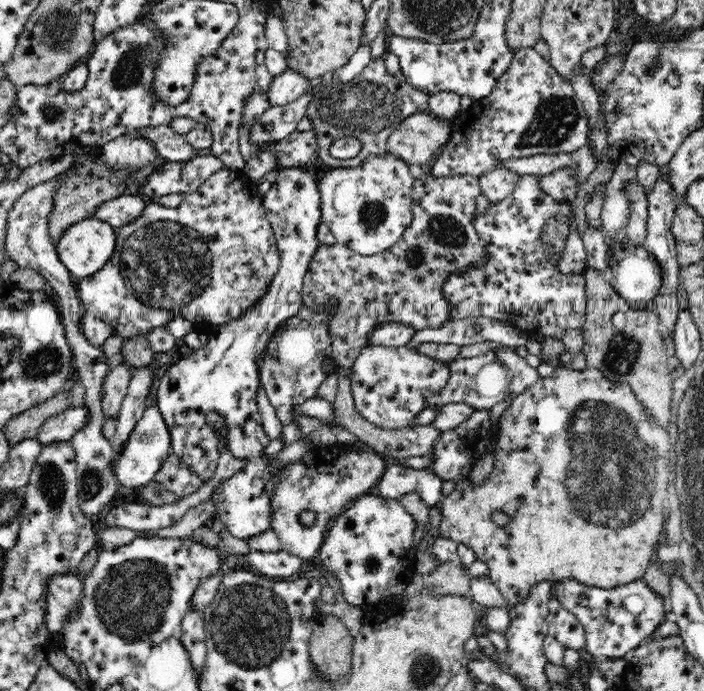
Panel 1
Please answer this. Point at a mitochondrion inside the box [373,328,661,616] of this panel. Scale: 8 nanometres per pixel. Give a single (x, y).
(624, 352)

